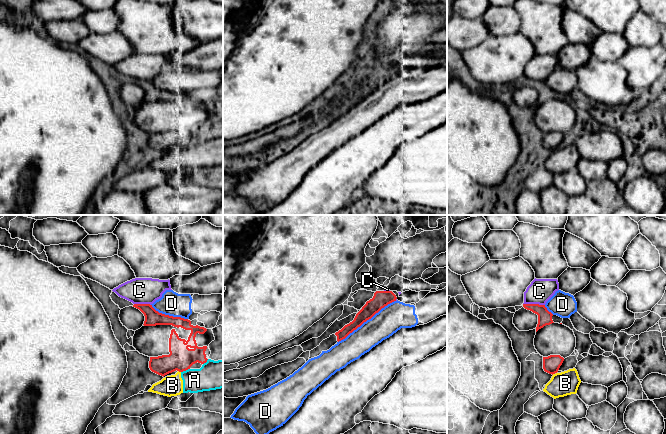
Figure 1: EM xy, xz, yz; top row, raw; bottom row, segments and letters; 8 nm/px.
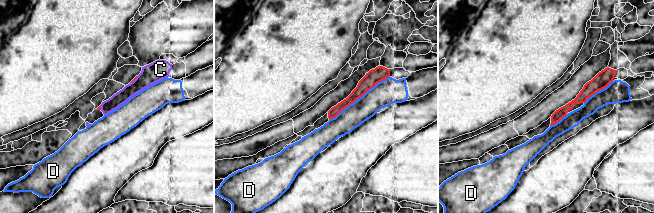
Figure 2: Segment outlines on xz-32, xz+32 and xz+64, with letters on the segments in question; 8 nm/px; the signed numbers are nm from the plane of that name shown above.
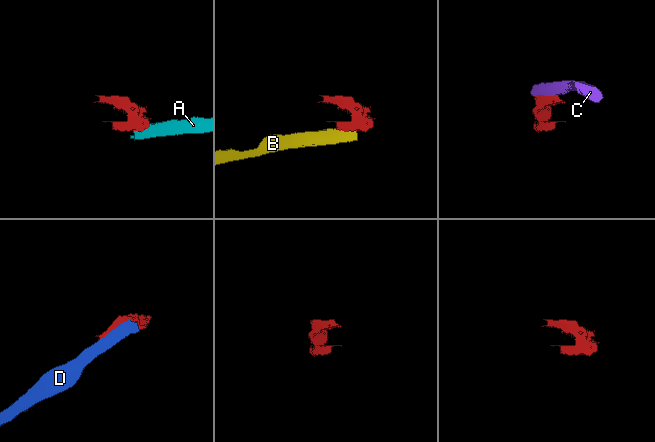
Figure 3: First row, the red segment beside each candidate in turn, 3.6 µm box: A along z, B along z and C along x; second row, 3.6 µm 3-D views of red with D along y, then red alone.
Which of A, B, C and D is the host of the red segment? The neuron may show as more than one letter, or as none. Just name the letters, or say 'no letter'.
no letter

